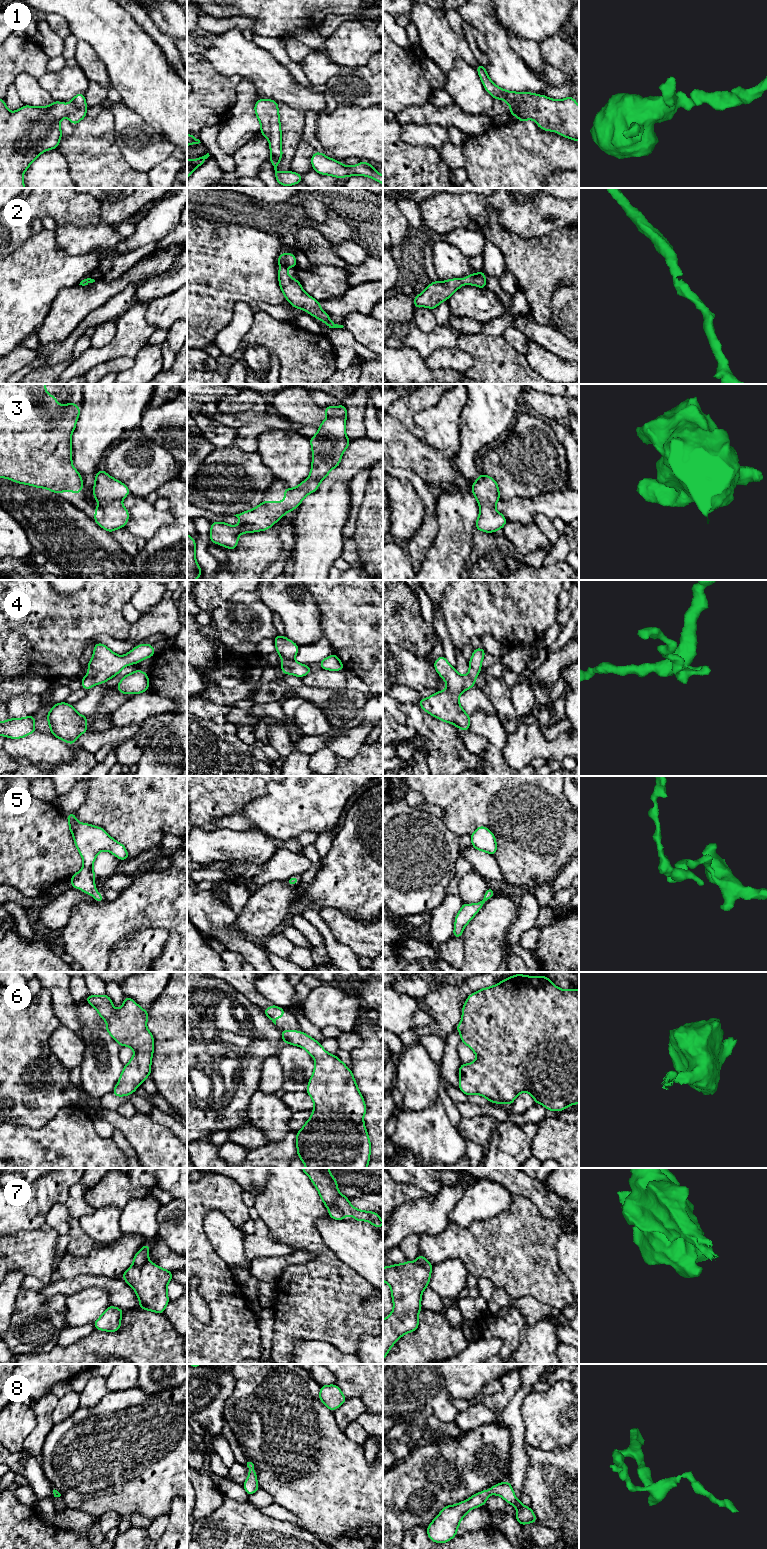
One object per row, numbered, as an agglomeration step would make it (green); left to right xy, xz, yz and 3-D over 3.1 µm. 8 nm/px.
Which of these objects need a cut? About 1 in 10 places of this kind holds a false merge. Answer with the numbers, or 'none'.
none

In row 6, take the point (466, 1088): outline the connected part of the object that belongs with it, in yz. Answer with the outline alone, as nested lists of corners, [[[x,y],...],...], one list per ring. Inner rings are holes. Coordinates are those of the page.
[[[513,975],[496,985],[480,989],[467,997],[462,1009],[462,1020],[456,1026],[461,1042],[471,1048],[478,1058],[469,1064],[459,1067],[459,1090],[466,1096],[479,1094],[491,1103],[511,1105],[522,1092],[528,1092],[535,1104],[542,1104],[547,1110],[562,1111],[570,1105],[579,1103],[579,989],[562,990],[554,985],[546,976]]]

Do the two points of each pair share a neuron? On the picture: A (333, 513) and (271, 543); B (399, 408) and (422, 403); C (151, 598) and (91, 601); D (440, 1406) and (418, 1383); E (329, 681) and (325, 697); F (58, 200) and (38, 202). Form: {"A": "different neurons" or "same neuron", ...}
{"A": "different neurons", "B": "same neuron", "C": "different neurons", "D": "same neuron", "E": "different neurons", "F": "same neuron"}

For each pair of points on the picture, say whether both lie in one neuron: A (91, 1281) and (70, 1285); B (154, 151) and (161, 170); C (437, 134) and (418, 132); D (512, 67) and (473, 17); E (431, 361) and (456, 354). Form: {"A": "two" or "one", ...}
{"A": "one", "B": "two", "C": "one", "D": "one", "E": "one"}

